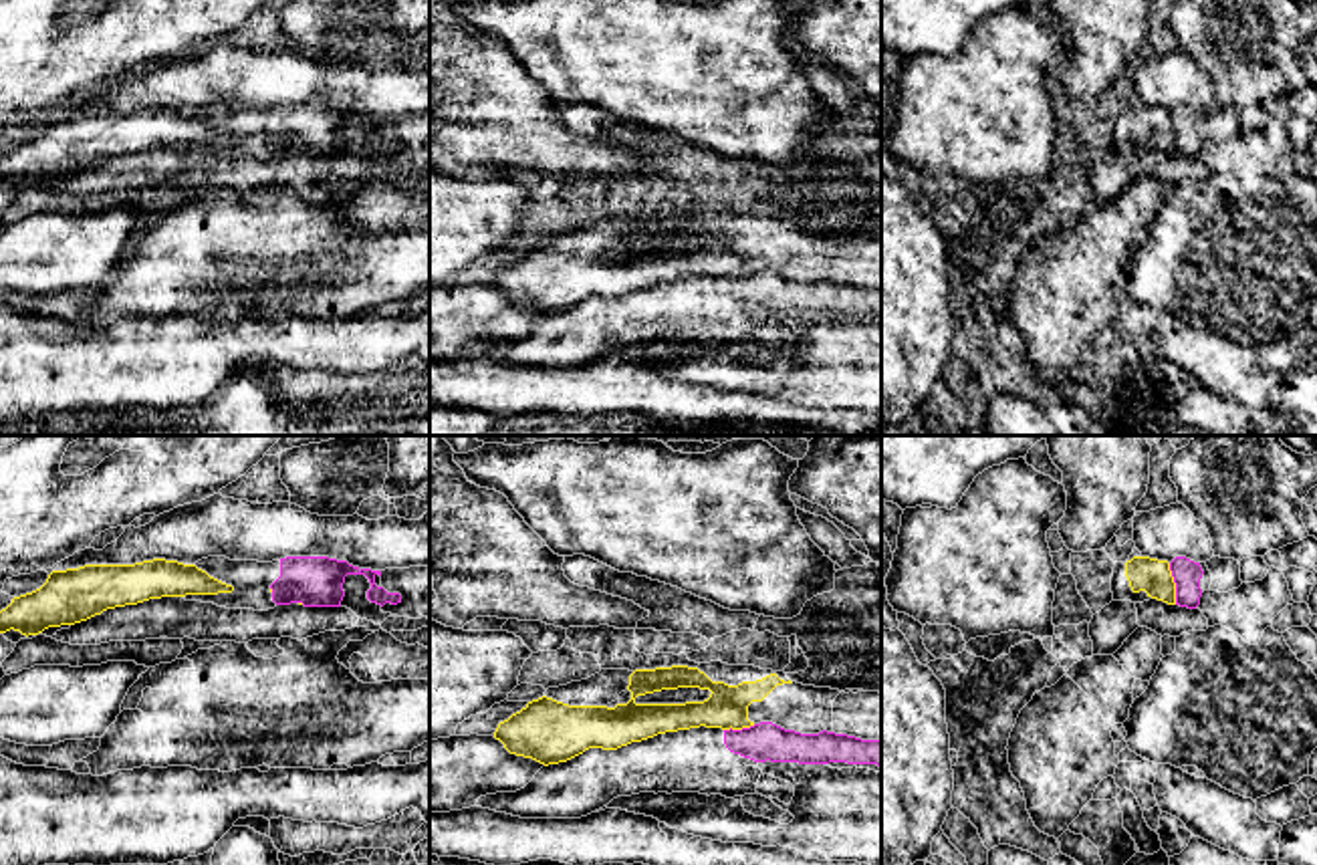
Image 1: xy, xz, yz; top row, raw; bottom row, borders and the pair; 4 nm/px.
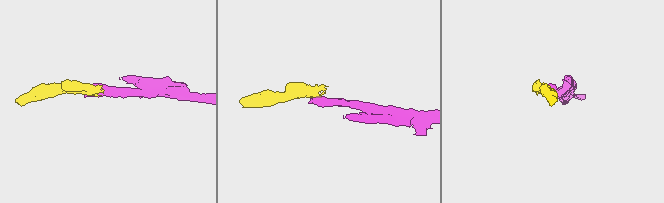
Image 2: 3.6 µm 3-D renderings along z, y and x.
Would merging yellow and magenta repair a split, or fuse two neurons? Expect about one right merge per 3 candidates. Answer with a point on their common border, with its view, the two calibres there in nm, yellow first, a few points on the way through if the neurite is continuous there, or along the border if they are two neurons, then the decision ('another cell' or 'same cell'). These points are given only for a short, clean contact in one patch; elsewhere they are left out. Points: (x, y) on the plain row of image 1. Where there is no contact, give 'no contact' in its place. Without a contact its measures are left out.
contact yz (1174, 132); calibres 140 and 120 nm; border yz (1168, 111), (1176, 152); another cell

